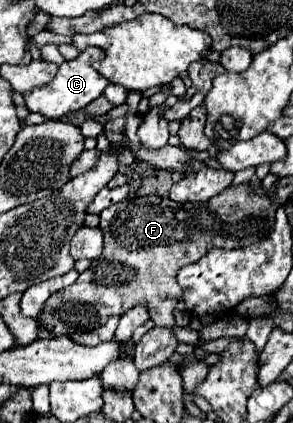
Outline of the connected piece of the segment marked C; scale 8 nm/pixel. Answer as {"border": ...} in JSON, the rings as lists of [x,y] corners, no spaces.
{"border":[[[88,47],[76,59],[64,61],[60,65],[56,77],[46,87],[36,87],[34,91],[28,91],[24,95],[26,107],[32,113],[42,113],[42,115],[46,115],[50,119],[60,119],[62,115],[68,115],[72,111],[82,109],[84,105],[88,105],[90,101],[100,97],[102,91],[108,85],[108,81],[102,79],[102,75],[98,75],[98,71],[94,71],[94,67],[92,67],[92,63],[98,61],[98,59],[102,59],[102,49],[100,47]]]}

